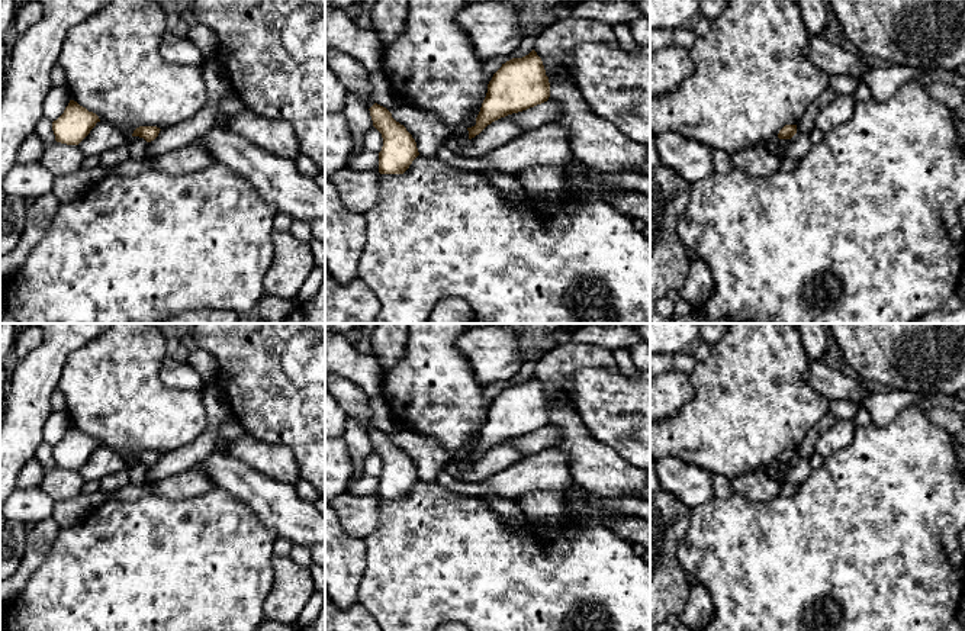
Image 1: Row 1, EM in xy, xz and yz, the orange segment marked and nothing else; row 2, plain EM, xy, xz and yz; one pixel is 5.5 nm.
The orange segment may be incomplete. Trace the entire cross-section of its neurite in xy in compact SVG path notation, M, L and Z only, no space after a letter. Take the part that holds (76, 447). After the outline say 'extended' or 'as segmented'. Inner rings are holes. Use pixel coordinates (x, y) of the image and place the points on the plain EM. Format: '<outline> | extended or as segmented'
M70 425L64 438L52 447L55 466L67 470L78 470L100 447L99 441Z | as segmented

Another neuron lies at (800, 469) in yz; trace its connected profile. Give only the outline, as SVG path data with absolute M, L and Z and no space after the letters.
M795 458L787 471L787 482L798 486L807 480L811 471L813 467L808 460Z

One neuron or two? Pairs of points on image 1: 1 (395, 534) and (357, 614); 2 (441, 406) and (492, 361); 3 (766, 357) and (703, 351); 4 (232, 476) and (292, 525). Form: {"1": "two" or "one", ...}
{"1": "two", "2": "two", "3": "two", "4": "one"}

